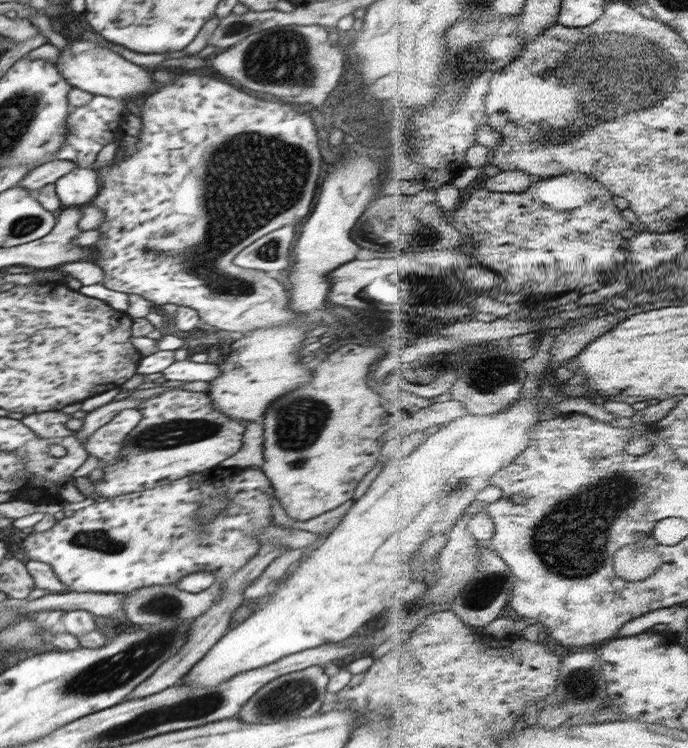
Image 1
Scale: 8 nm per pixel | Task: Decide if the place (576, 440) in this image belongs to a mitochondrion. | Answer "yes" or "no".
no

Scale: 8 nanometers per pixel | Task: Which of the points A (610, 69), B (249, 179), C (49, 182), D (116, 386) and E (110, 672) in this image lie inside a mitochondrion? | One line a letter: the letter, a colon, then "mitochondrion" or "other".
A: mitochondrion
B: mitochondrion
C: other
D: other
E: mitochondrion

